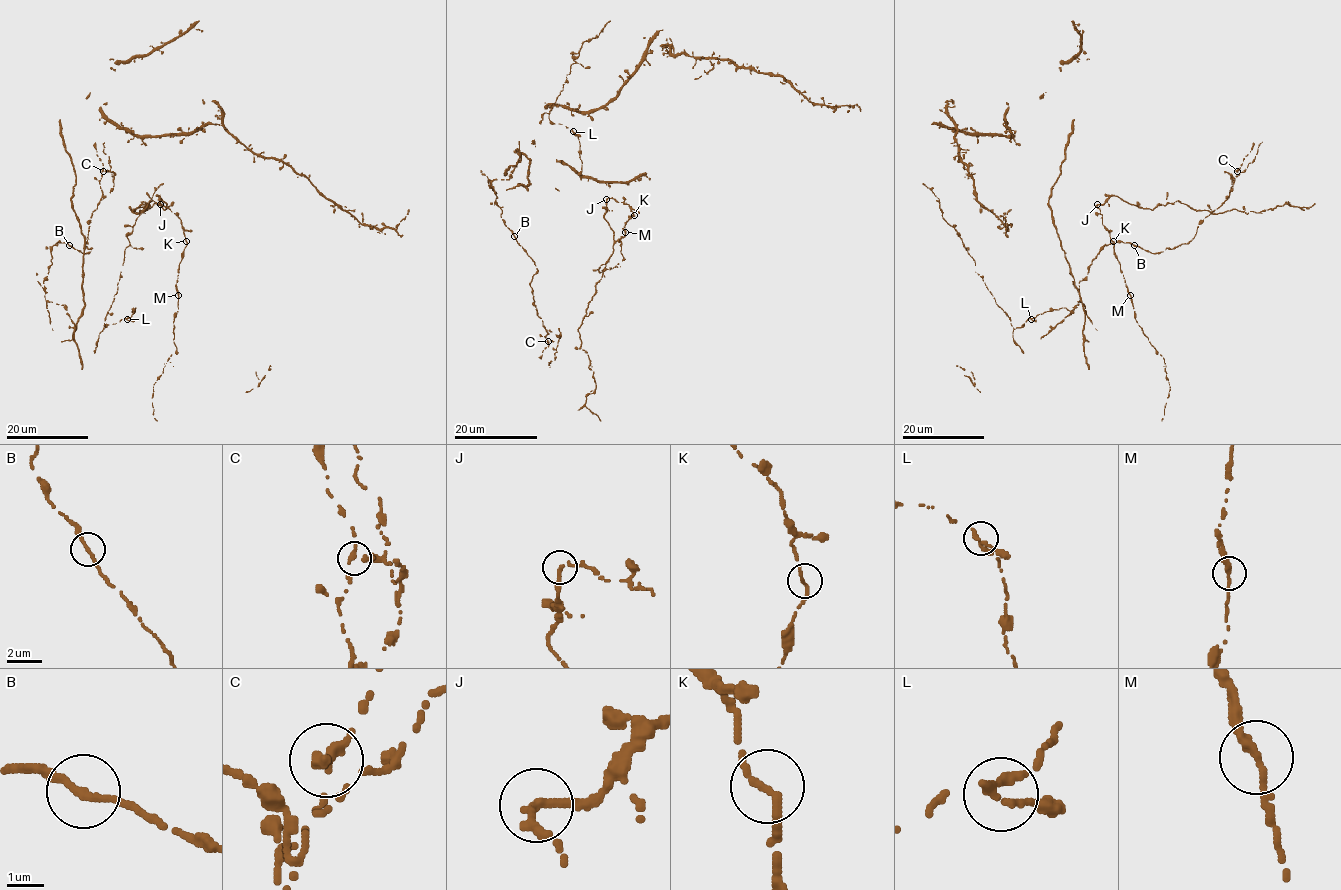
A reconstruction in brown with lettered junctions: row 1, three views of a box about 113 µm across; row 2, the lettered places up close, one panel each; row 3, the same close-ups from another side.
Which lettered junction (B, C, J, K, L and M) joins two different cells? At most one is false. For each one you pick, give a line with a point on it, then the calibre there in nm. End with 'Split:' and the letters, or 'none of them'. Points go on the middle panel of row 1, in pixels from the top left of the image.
J: at (606, 199); 240 nm thick
Split: J

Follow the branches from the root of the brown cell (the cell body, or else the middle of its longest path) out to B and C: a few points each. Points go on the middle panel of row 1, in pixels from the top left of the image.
B: (488, 180), (496, 193), (495, 202), (502, 210), (502, 220), (514, 236)
C: (488, 180), (496, 193), (495, 202), (502, 210), (504, 224), (536, 265), (537, 272), (530, 286), (548, 341)

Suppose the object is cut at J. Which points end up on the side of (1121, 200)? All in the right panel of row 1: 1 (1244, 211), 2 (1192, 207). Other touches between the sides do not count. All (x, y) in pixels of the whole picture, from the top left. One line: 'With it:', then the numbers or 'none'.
With it: 1, 2

